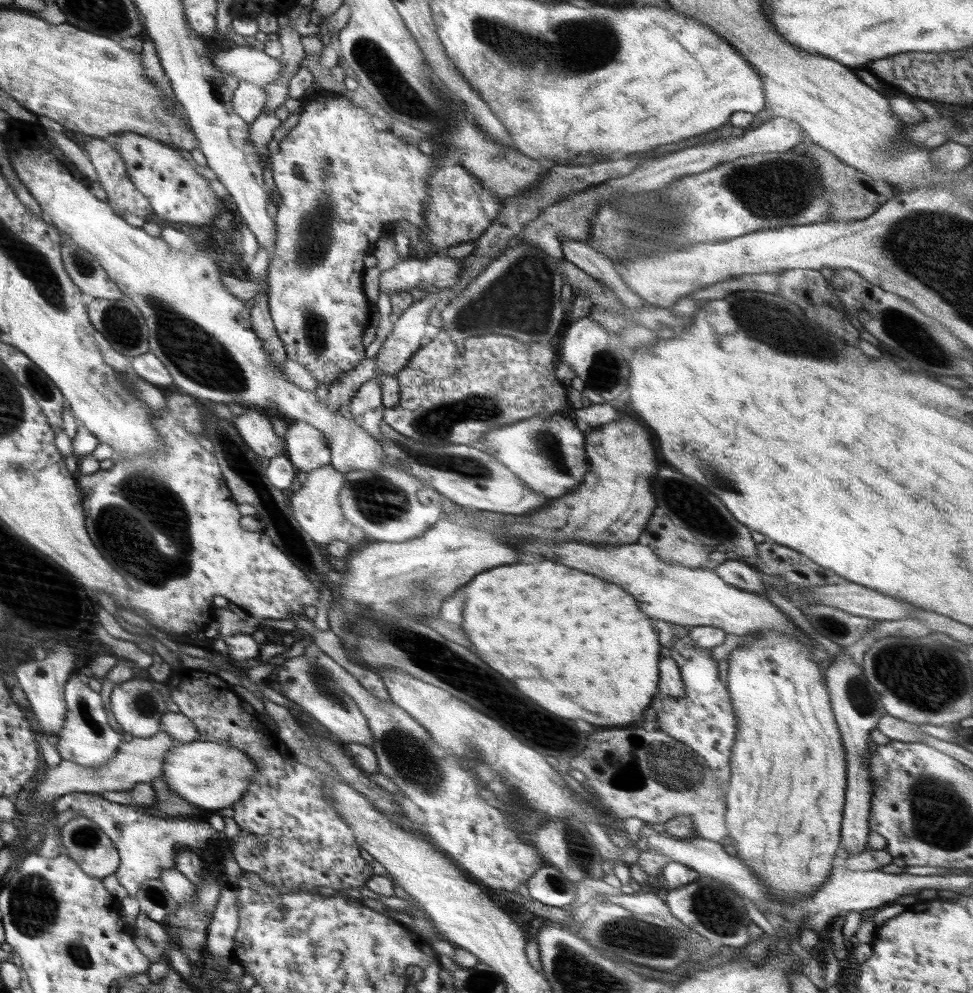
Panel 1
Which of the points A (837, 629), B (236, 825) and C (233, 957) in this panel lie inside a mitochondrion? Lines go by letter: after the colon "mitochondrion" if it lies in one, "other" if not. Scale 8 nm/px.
A: mitochondrion
B: other
C: other

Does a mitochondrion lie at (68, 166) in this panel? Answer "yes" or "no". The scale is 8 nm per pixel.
no

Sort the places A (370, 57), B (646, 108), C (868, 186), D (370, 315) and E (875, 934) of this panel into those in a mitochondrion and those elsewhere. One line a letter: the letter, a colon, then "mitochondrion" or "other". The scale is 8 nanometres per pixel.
A: mitochondrion
B: other
C: other
D: other
E: other

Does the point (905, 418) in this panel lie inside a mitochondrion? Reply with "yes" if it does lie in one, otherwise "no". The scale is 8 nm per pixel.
no

